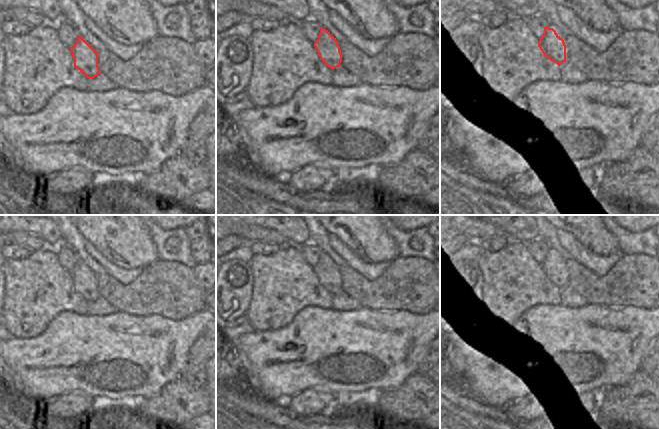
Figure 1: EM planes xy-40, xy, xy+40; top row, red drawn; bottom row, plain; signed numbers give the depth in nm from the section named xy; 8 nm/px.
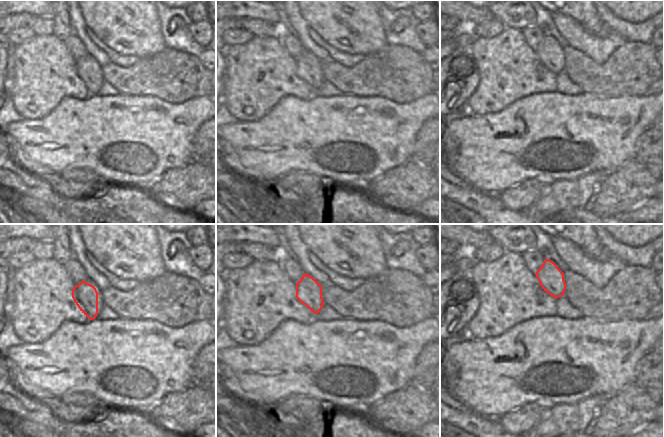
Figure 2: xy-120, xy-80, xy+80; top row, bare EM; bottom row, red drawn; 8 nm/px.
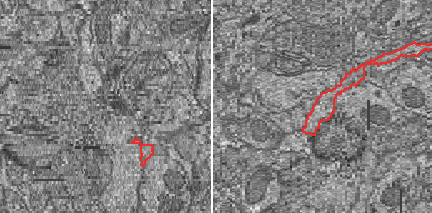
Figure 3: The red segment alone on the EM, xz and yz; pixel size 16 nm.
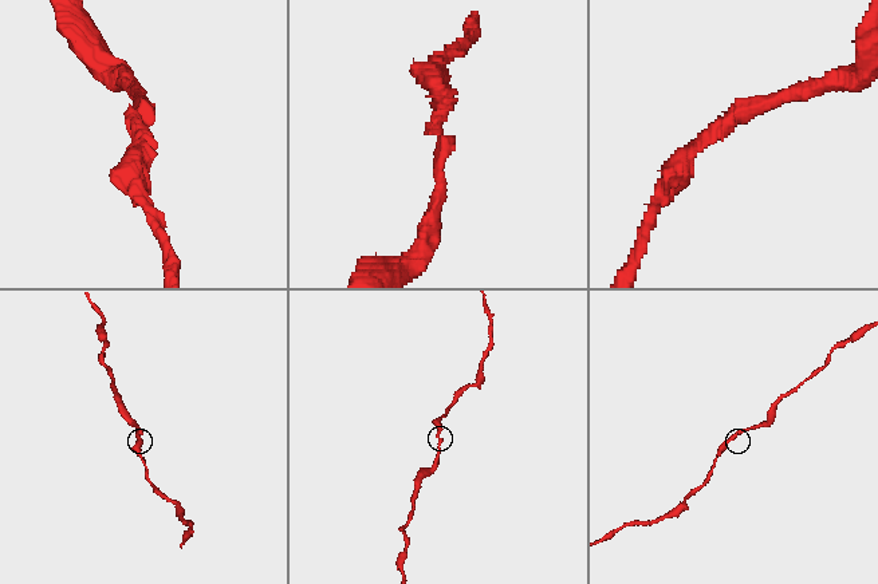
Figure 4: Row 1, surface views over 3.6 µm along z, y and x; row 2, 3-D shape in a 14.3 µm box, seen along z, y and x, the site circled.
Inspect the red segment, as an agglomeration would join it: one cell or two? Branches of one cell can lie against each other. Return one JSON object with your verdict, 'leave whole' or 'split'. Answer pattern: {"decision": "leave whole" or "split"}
{"decision": "leave whole"}

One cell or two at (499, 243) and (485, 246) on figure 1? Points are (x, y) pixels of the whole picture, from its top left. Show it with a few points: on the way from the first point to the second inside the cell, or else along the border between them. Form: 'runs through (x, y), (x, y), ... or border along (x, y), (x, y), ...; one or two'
runs through (496, 243), (488, 245); one

